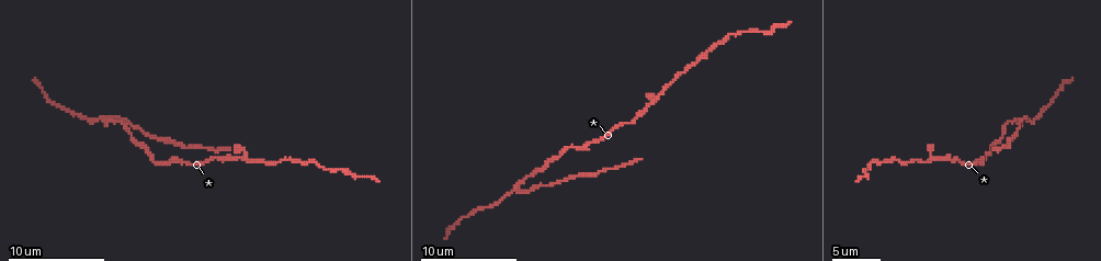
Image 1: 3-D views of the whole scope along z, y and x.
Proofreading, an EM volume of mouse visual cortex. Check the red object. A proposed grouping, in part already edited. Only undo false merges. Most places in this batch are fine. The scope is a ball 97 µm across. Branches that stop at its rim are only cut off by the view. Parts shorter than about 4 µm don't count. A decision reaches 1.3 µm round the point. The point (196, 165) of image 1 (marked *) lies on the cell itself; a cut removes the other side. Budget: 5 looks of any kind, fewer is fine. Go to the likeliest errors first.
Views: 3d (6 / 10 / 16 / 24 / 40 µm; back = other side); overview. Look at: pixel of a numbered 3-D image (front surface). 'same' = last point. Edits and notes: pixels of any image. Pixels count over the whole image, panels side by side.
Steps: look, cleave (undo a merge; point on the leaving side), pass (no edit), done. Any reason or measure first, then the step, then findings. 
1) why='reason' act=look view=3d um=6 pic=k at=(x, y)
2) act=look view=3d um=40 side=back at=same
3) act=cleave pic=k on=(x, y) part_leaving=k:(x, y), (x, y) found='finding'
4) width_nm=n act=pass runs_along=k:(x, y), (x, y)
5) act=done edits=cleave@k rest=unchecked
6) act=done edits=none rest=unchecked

why='four-way junction' act=look view=3d um=10 pic=1 at=(512, 189)

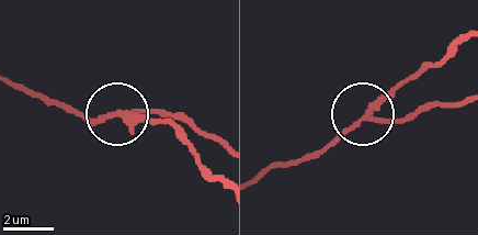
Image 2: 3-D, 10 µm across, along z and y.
arms=4 act=cleave pic=2 on=(164, 112) part_leaving=2:(375, 118), (411, 118), (462, 104) found='two cells meet here'

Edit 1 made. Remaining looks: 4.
act=look view=overview

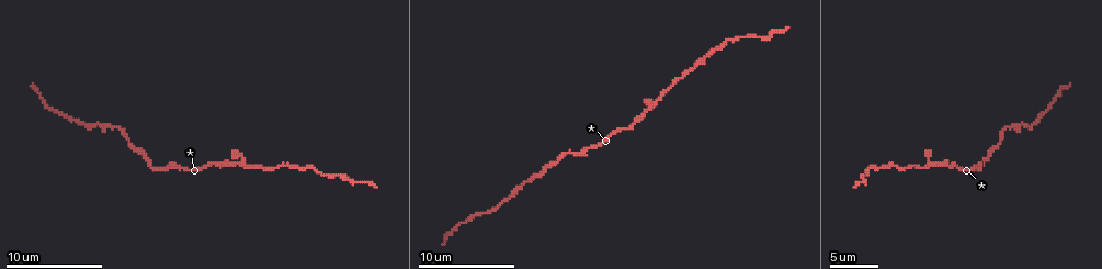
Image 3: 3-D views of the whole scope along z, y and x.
why='three-way junction' act=look view=3d um=6 pic=3 at=(925, 167)

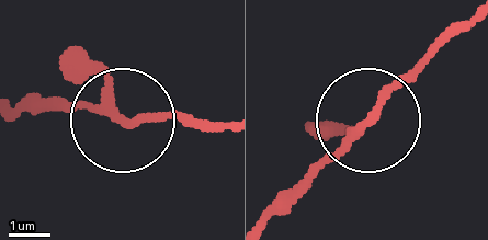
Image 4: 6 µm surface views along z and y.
act=look view=3d um=6 side=back pic=4 at=(367, 122)

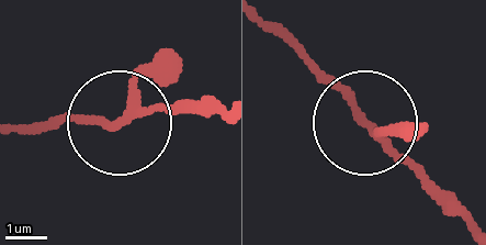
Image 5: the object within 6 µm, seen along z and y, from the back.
act=pass runs_along=5:(466, 226), (260, 20) found='one cell here'

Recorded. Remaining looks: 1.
why='two arms in line, one across' act=look view=3d um=10 pic=3 at=(980, 170)

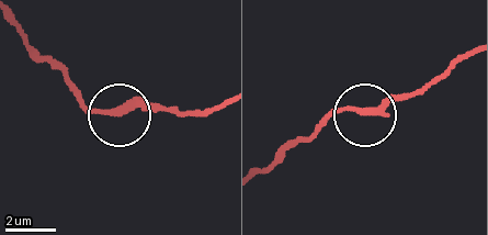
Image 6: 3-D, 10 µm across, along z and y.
width_nm=210 act=pass runs_along=6:(438, 78), (371, 112), (340, 110), (317, 121) found='one cell here'

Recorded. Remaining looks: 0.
act=done edits=cleave@2 rest=unchecked

